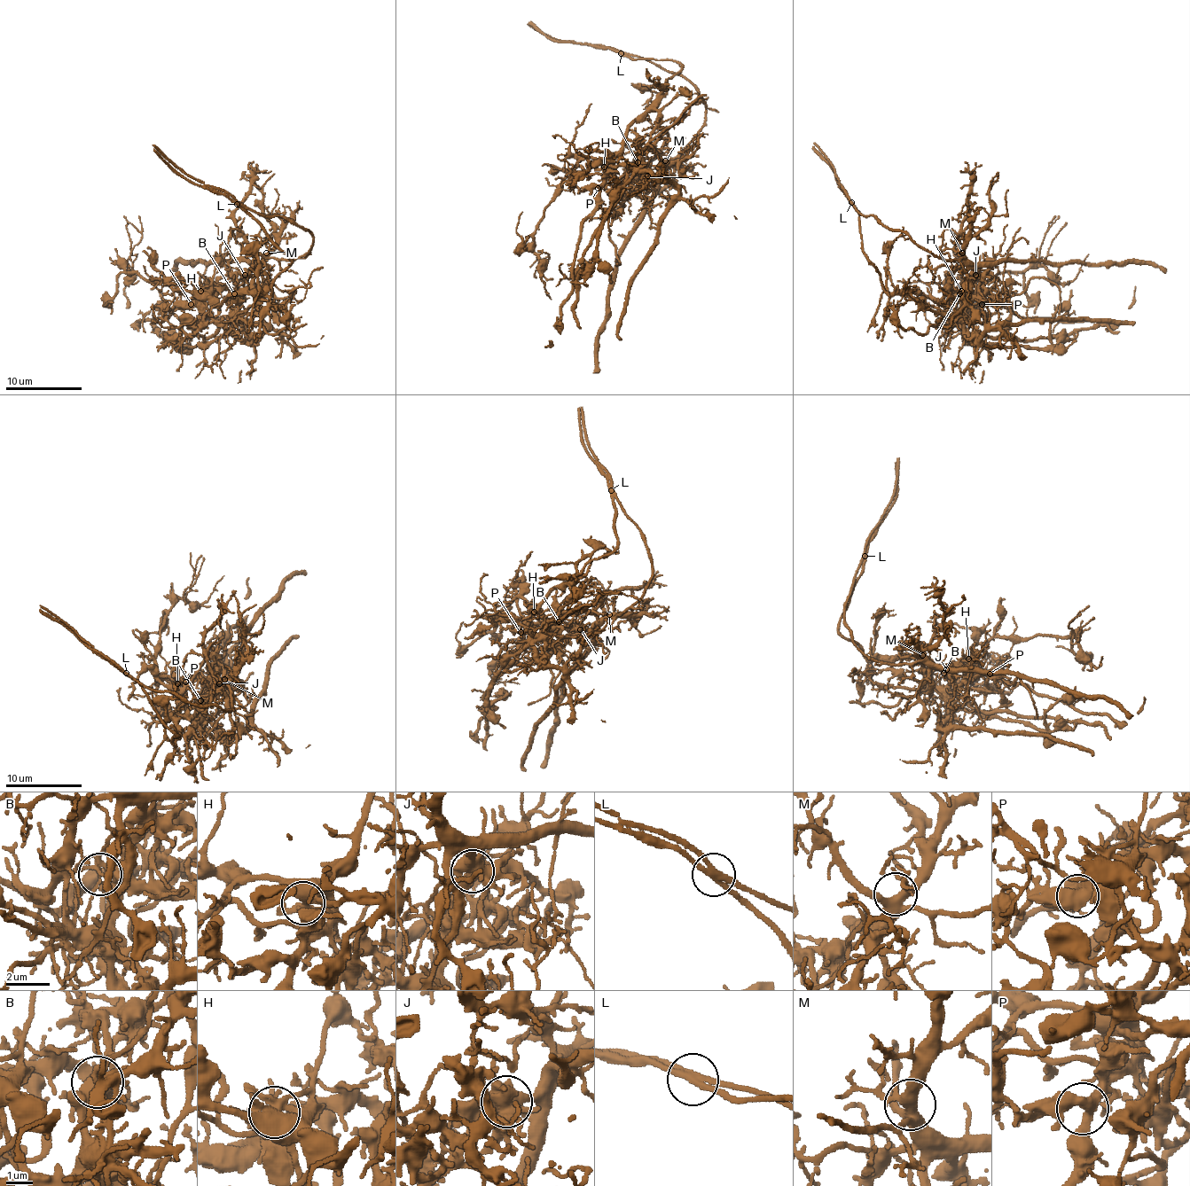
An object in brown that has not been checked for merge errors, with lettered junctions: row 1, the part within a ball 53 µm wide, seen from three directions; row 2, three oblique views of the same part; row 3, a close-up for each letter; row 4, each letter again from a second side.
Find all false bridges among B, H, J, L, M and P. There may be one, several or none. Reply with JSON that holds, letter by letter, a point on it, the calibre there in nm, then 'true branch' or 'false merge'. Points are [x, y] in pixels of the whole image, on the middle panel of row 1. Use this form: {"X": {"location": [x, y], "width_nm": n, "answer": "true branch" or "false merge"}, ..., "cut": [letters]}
{"B": {"location": [638, 162], "width_nm": 150, "answer": "false merge"}, "H": {"location": [604, 167], "width_nm": 440, "answer": "false merge"}, "J": {"location": [647, 175], "width_nm": 650, "answer": "false merge"}, "L": {"location": [621, 53], "width_nm": 320, "answer": "false merge"}, "M": {"location": [665, 160], "width_nm": 440, "answer": "true branch"}, "P": {"location": [598, 188], "width_nm": 480, "answer": "true branch"}, "cut": ["B", "H", "J", "L"]}

